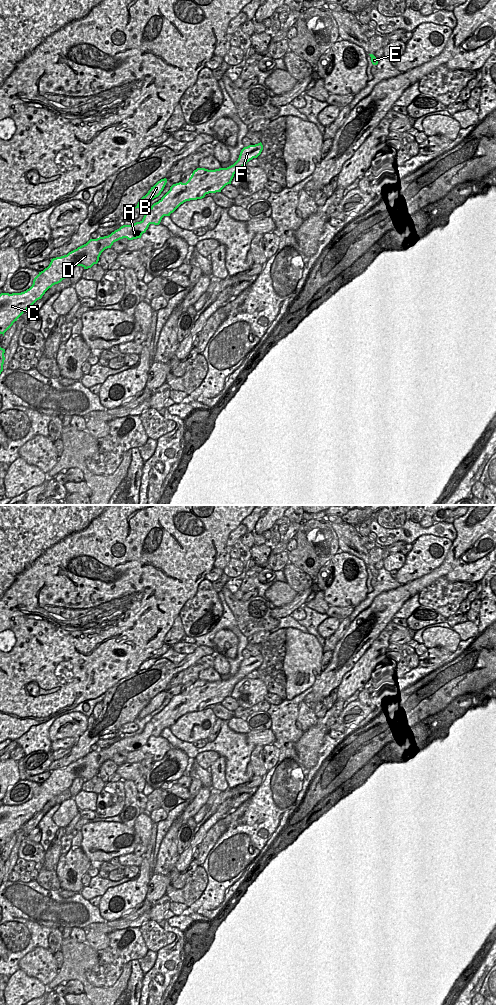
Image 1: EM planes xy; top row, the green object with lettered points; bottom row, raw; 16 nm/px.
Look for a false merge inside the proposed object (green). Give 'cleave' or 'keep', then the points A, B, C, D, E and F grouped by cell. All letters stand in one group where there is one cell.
keep; groups A B C D E F

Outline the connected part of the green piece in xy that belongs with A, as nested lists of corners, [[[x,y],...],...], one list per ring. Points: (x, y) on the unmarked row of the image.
[[[262,655],[244,659],[238,672],[227,680],[208,682],[197,680],[186,695],[176,695],[170,702],[145,725],[140,734],[123,737],[108,748],[90,751],[86,756],[67,767],[51,771],[47,780],[34,790],[32,798],[21,805],[0,806],[0,846],[4,845],[53,797],[70,788],[76,778],[84,781],[97,776],[101,765],[111,760],[114,754],[127,750],[141,750],[150,736],[159,737],[164,728],[170,728],[181,716],[190,712],[202,711],[206,706],[221,704],[231,693],[234,686],[263,662]]]

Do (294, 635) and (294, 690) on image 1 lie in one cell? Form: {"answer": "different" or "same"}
{"answer": "same"}

